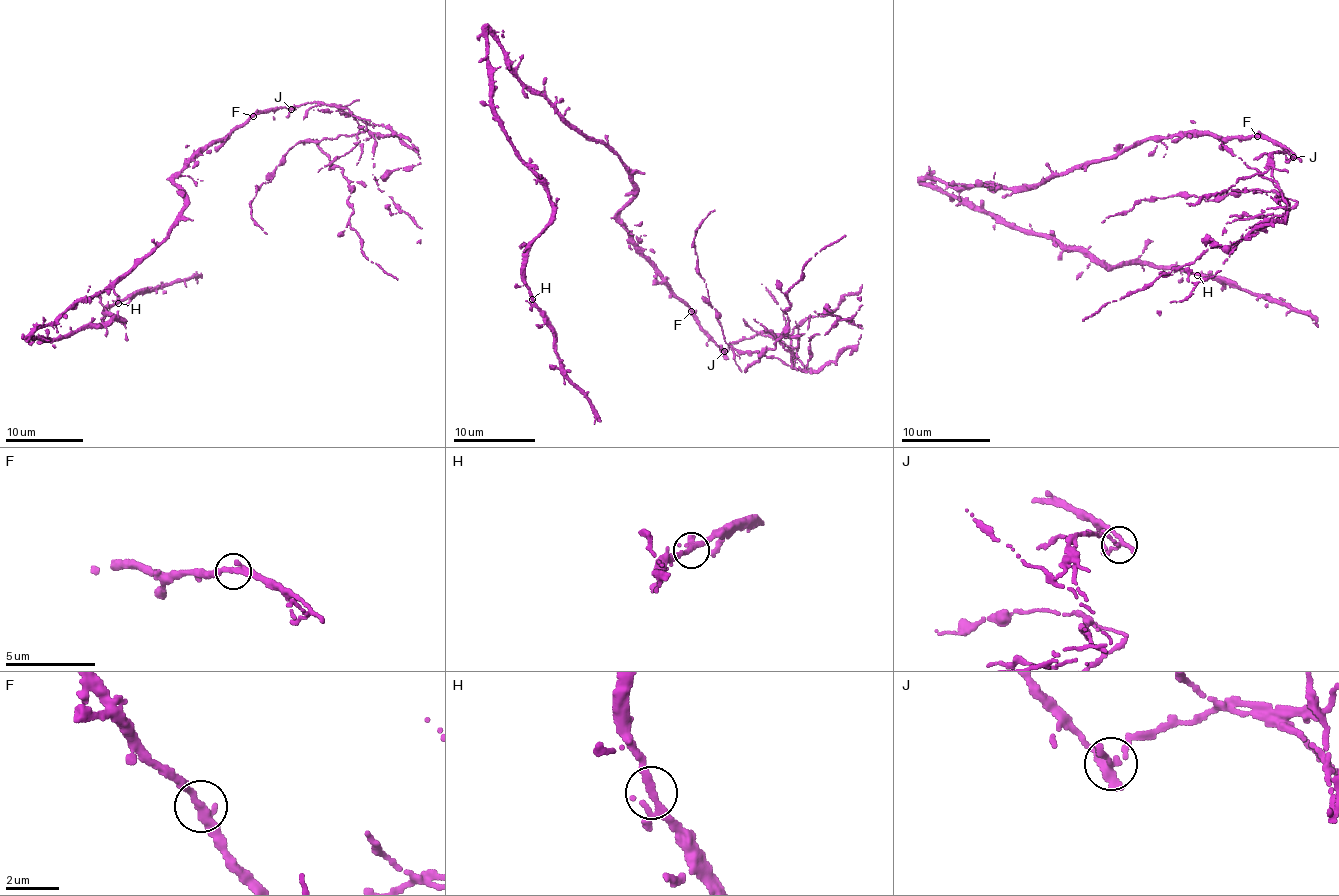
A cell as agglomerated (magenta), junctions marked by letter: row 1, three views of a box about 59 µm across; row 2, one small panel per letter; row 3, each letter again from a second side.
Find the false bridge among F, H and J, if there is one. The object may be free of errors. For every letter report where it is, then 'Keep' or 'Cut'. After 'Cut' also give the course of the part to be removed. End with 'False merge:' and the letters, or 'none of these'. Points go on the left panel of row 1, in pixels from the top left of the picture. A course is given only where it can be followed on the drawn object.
F: Place: (253, 116). Keep
H: Place: (118, 303). Keep
J: Place: (291, 109). Cut. Course of the part to remove: (291, 110), (335, 104), (354, 116), (355, 134), (304, 144), (313, 139), (343, 169), (362, 252), (397, 280)
False merge: J

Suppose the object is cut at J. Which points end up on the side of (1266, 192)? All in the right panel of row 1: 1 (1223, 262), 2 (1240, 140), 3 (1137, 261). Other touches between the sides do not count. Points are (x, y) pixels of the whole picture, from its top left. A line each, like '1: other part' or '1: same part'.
1: same part
2: other part
3: other part

